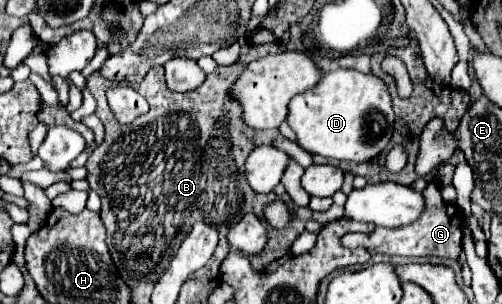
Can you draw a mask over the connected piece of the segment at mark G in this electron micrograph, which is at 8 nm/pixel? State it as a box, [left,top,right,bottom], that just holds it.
[342,182,464,260]

